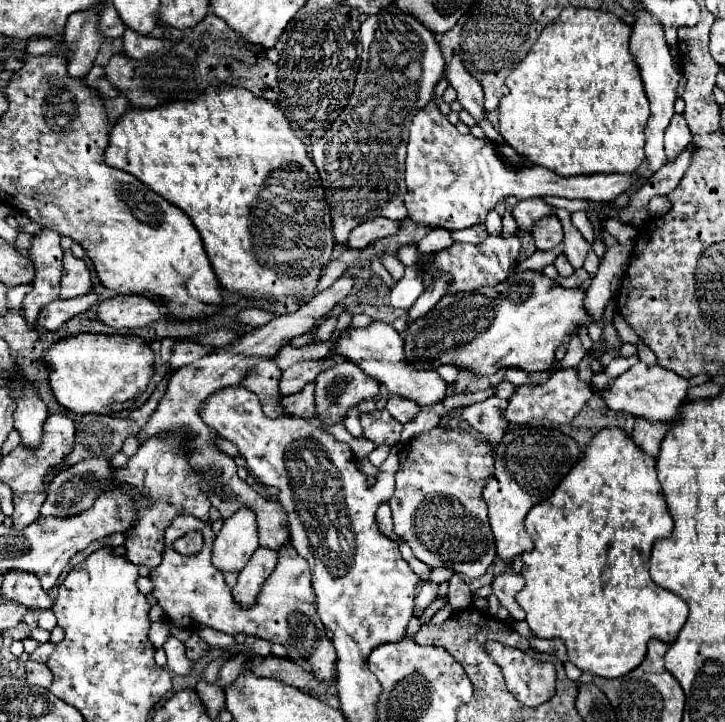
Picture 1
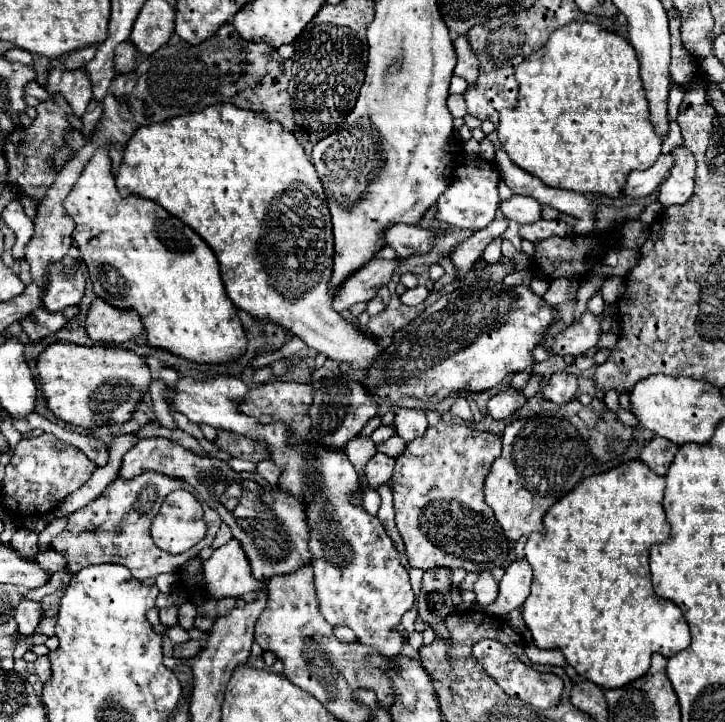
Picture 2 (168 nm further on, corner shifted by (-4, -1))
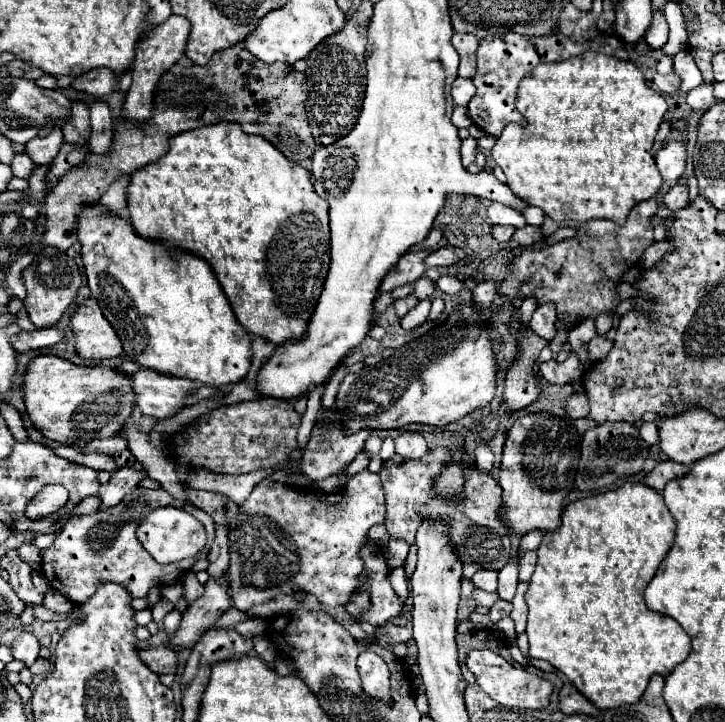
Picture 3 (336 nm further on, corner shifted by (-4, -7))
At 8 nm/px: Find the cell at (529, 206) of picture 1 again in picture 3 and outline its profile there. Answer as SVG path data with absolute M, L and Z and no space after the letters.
M489 202L487 206L487 218L493 226L515 226L515 228L523 228L525 226L525 218L521 216L521 212L499 204L499 202Z

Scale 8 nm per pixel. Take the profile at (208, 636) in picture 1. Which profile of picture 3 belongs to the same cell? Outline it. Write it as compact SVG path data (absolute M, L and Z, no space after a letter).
M187 572L187 576L185 576L185 584L183 584L183 594L185 594L187 602L197 600L199 596L203 596L203 584L197 582L195 572Z

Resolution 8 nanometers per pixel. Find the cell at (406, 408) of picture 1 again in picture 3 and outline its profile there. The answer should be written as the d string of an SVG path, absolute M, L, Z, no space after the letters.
M403 432L395 440L395 452L405 460L419 460L427 454L427 442L419 432Z

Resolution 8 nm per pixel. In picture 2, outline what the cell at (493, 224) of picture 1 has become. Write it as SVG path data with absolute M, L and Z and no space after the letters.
M501 236L495 238L495 240L491 242L491 246L485 248L483 258L487 258L487 262L499 262L499 260L501 260Z

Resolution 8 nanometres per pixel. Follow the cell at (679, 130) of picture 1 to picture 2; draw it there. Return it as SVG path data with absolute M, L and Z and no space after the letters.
M675 146L671 150L671 158L675 160L669 178L659 188L659 202L663 208L671 204L683 204L693 194L693 178L695 178L695 158L687 150L687 146Z

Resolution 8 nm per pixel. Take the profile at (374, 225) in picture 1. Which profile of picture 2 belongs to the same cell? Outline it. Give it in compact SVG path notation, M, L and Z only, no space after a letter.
M395 224L383 230L385 244L389 244L399 258L407 258L413 254L425 254L433 246L433 232L421 226Z

